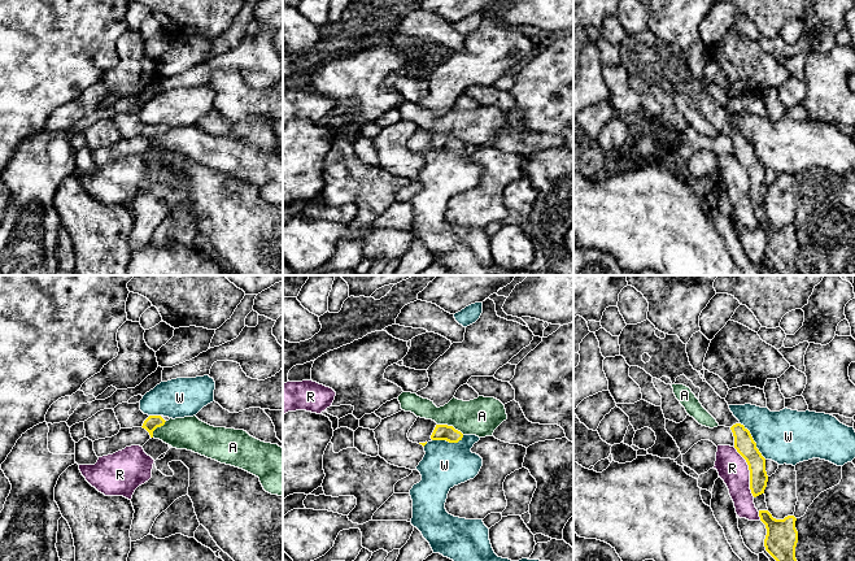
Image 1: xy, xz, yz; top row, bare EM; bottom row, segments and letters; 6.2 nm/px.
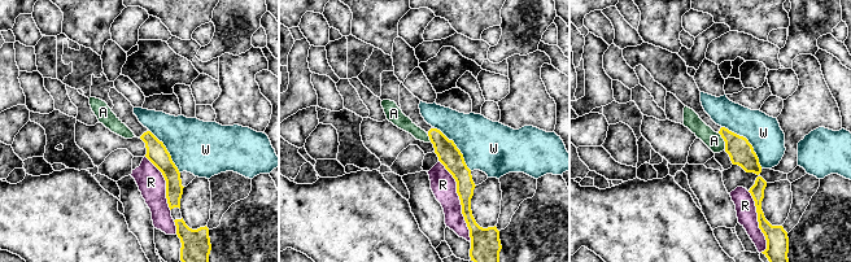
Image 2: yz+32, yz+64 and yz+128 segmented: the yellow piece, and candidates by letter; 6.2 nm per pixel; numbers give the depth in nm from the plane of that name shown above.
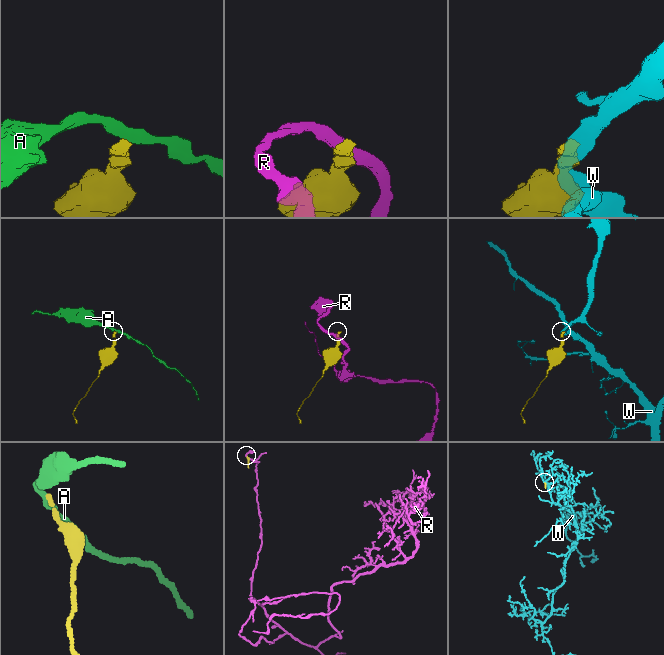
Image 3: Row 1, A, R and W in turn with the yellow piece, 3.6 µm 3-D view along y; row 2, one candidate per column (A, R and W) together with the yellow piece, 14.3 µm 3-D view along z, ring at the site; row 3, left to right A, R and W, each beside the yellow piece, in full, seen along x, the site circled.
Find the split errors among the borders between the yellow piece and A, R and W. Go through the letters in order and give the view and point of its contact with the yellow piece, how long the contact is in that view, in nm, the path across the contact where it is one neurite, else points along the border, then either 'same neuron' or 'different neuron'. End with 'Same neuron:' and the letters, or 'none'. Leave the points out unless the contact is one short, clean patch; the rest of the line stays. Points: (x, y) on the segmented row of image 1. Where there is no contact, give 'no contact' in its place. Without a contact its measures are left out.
A: xz (450, 426) | 180 nm | along xz (437, 423), (453, 426), (463, 434) | different neuron
R: yz (750, 472) | 340 nm | different neuron
W: yz (753, 440) | 280 nm | along yz (740, 422), (749, 431), (755, 447), (766, 459) | different neuron
Same neuron: none

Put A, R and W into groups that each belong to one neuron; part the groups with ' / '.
A / R / W

